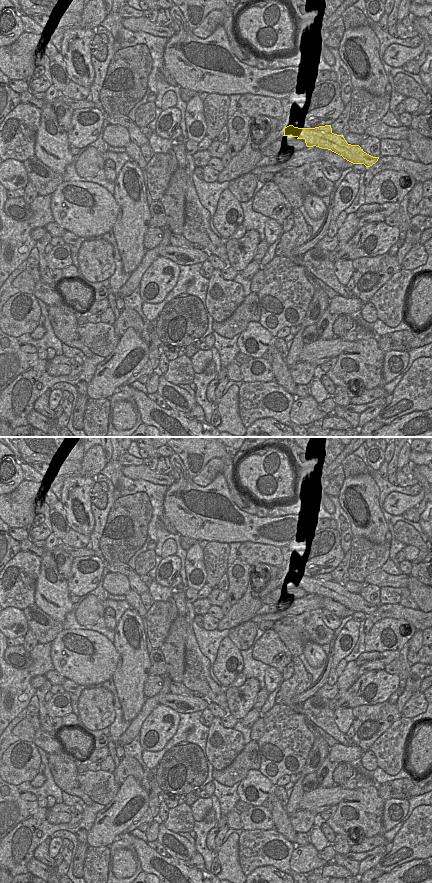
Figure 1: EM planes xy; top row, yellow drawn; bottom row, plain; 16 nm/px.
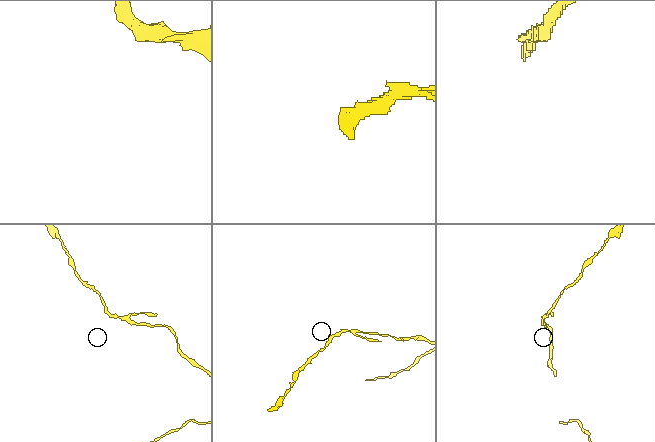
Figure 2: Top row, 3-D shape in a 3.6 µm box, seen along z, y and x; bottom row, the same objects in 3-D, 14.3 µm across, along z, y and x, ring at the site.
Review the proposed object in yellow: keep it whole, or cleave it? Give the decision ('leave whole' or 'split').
split

